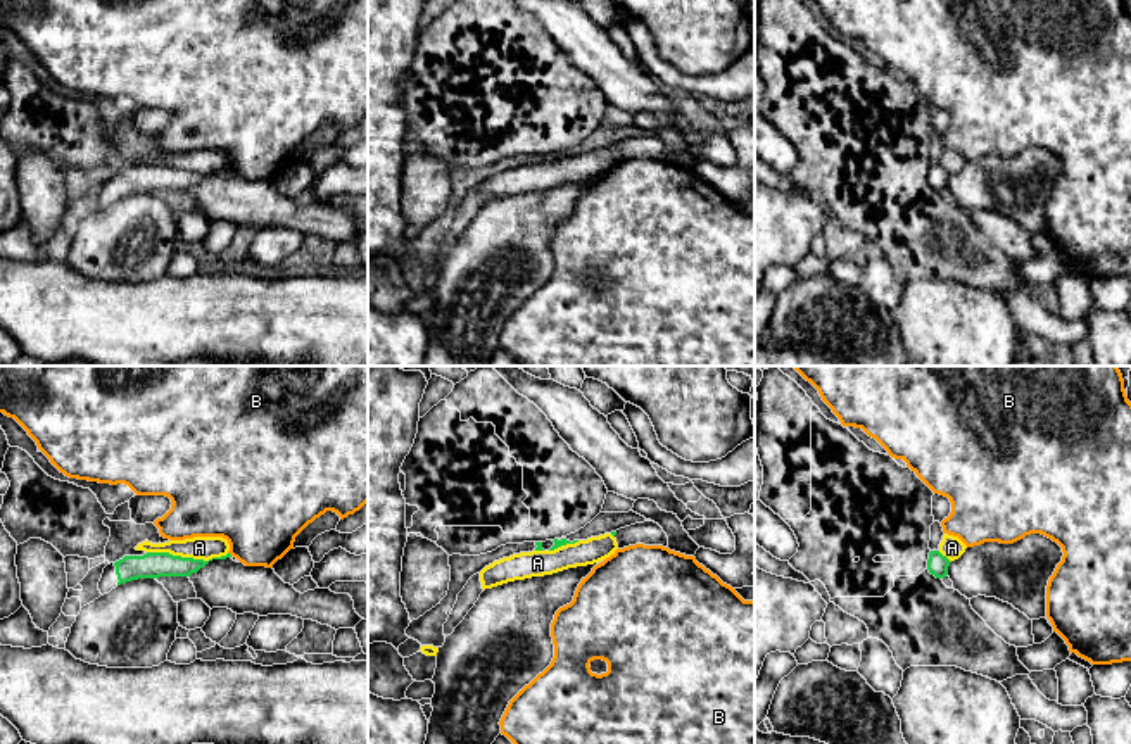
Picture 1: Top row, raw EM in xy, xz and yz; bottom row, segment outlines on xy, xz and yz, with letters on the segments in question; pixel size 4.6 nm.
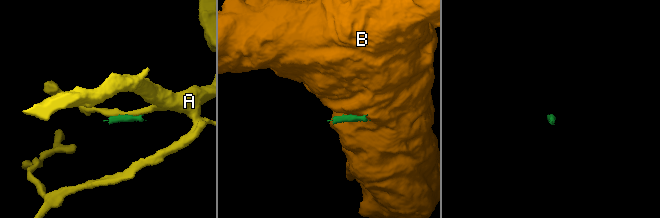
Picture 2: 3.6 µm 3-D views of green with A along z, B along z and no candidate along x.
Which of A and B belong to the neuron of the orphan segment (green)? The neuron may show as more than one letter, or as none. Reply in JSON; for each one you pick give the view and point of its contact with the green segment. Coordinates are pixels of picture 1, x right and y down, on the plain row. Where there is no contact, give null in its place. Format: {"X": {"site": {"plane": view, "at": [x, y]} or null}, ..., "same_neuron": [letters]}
{"same_neuron": []}

